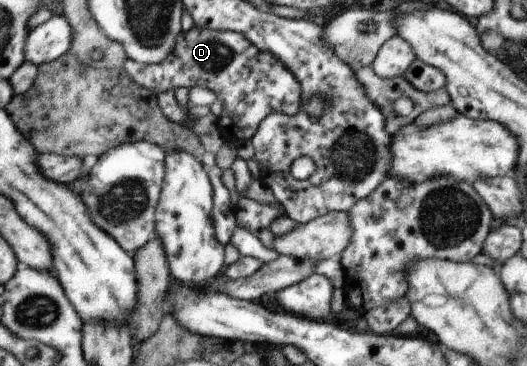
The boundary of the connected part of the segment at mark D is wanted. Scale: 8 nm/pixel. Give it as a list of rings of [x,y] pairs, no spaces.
[[[195,25],[173,47],[171,54],[158,65],[144,65],[127,59],[122,66],[133,86],[157,95],[178,88],[205,87],[221,105],[216,130],[224,143],[240,147],[251,139],[261,121],[270,114],[293,116],[300,112],[300,83],[269,52],[257,49],[243,35],[231,31],[208,31]]]

